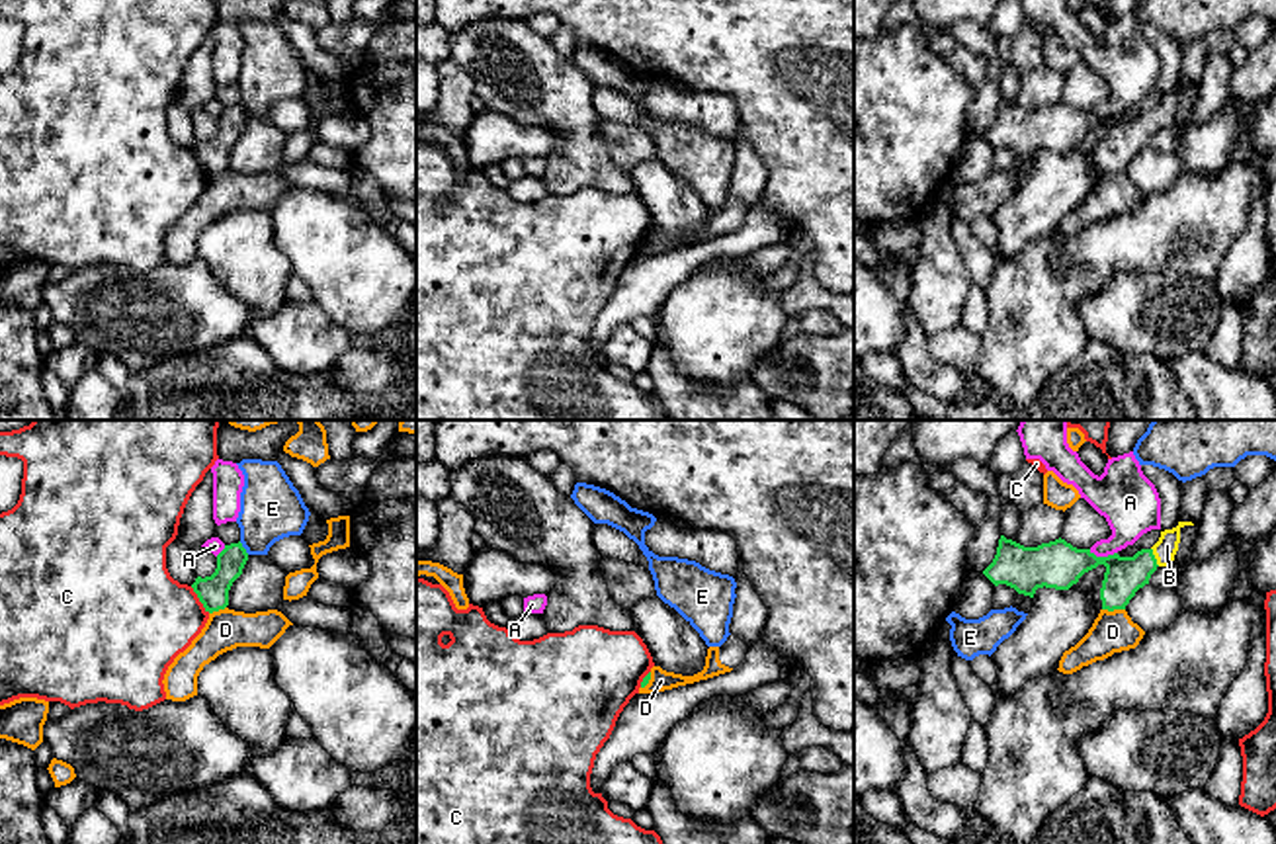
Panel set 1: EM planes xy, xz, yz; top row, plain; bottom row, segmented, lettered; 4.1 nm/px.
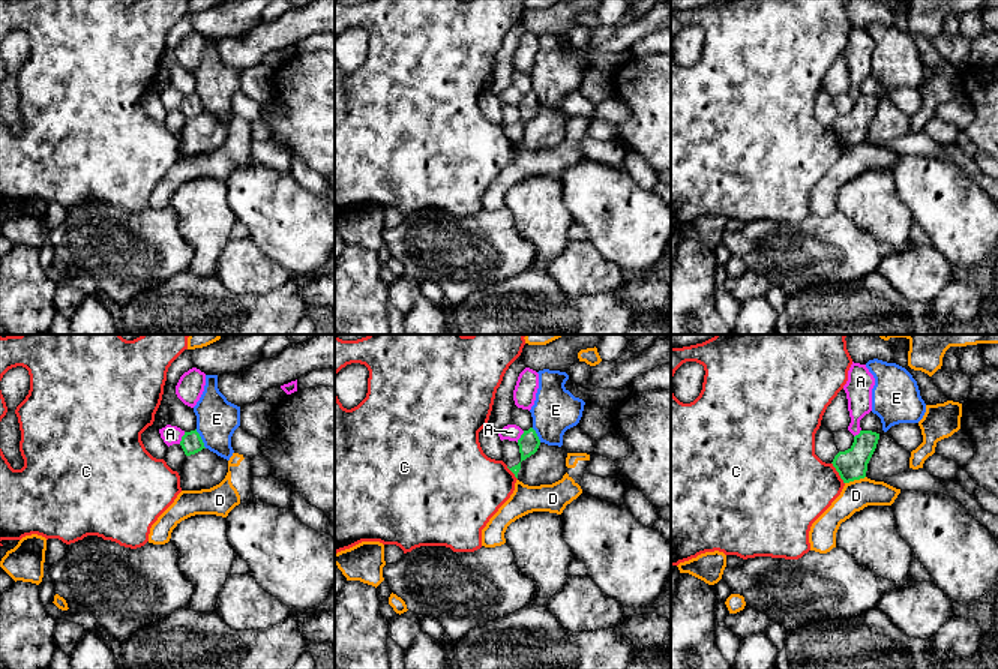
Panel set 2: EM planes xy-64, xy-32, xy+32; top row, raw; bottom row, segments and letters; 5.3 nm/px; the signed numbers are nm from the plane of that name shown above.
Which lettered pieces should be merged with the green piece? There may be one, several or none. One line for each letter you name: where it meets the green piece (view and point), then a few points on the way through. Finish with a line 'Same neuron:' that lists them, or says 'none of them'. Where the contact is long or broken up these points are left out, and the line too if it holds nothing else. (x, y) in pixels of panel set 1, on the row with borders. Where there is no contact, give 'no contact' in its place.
B: yz (1153, 557) | across yz (1124, 575), (1134, 573), (1153, 557), (1167, 546)
Same neuron: B

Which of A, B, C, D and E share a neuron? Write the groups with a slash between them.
A / B / C / D / E

